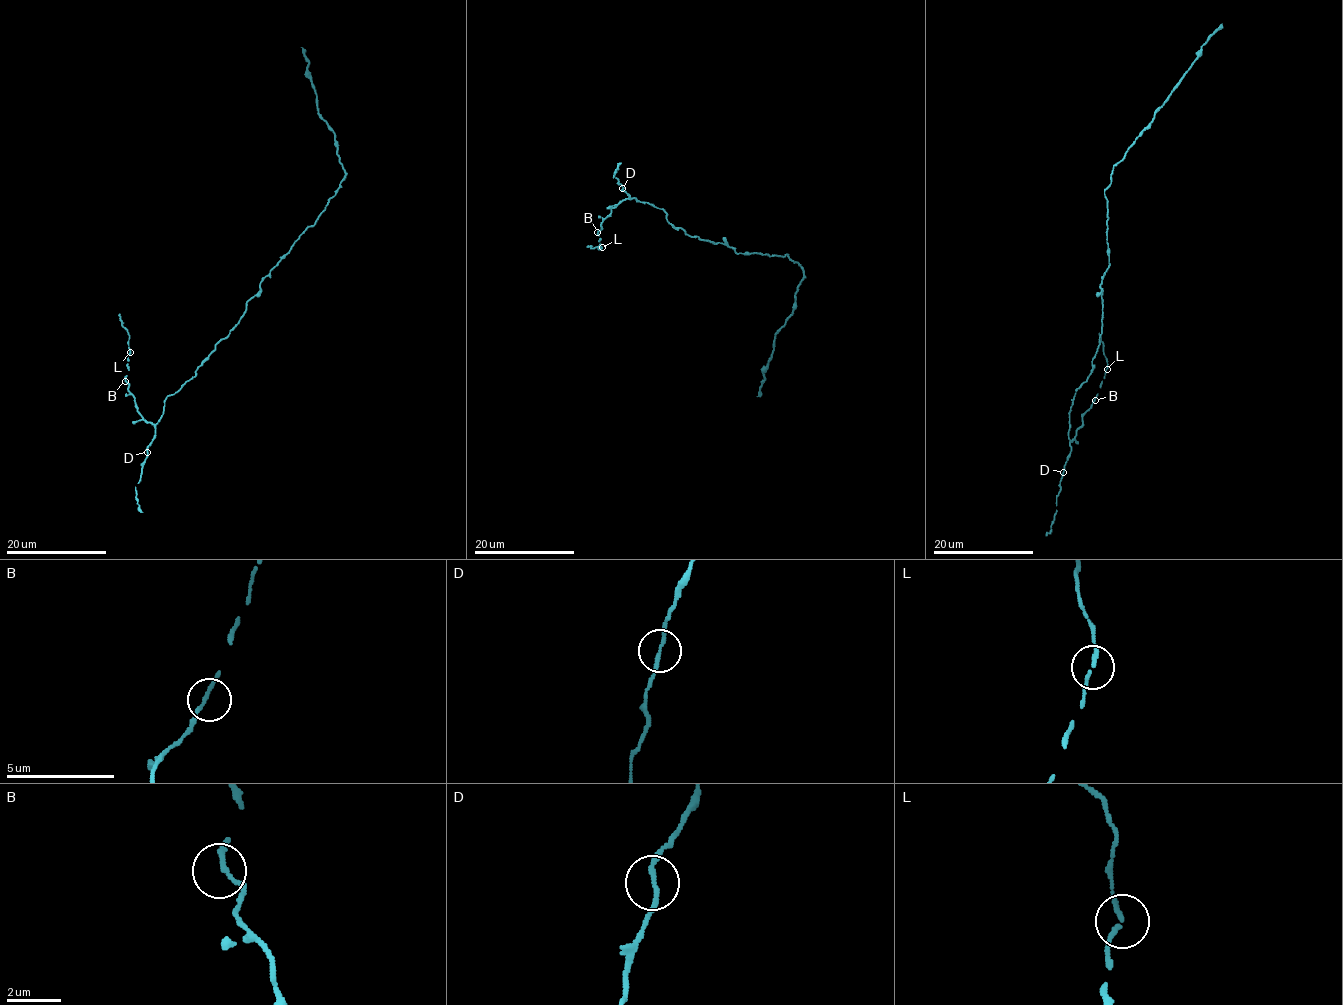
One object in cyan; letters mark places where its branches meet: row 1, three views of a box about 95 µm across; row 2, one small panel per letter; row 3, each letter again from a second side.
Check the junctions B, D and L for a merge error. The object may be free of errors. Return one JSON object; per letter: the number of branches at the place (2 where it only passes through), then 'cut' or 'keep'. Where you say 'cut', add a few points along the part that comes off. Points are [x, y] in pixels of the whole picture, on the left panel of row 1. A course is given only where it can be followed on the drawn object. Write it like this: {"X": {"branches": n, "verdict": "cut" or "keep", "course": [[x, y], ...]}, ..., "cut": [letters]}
{"B": {"branches": 2, "verdict": "keep"}, "D": {"branches": 2, "verdict": "keep"}, "L": {"branches": 2, "verdict": "keep"}, "cut": []}

